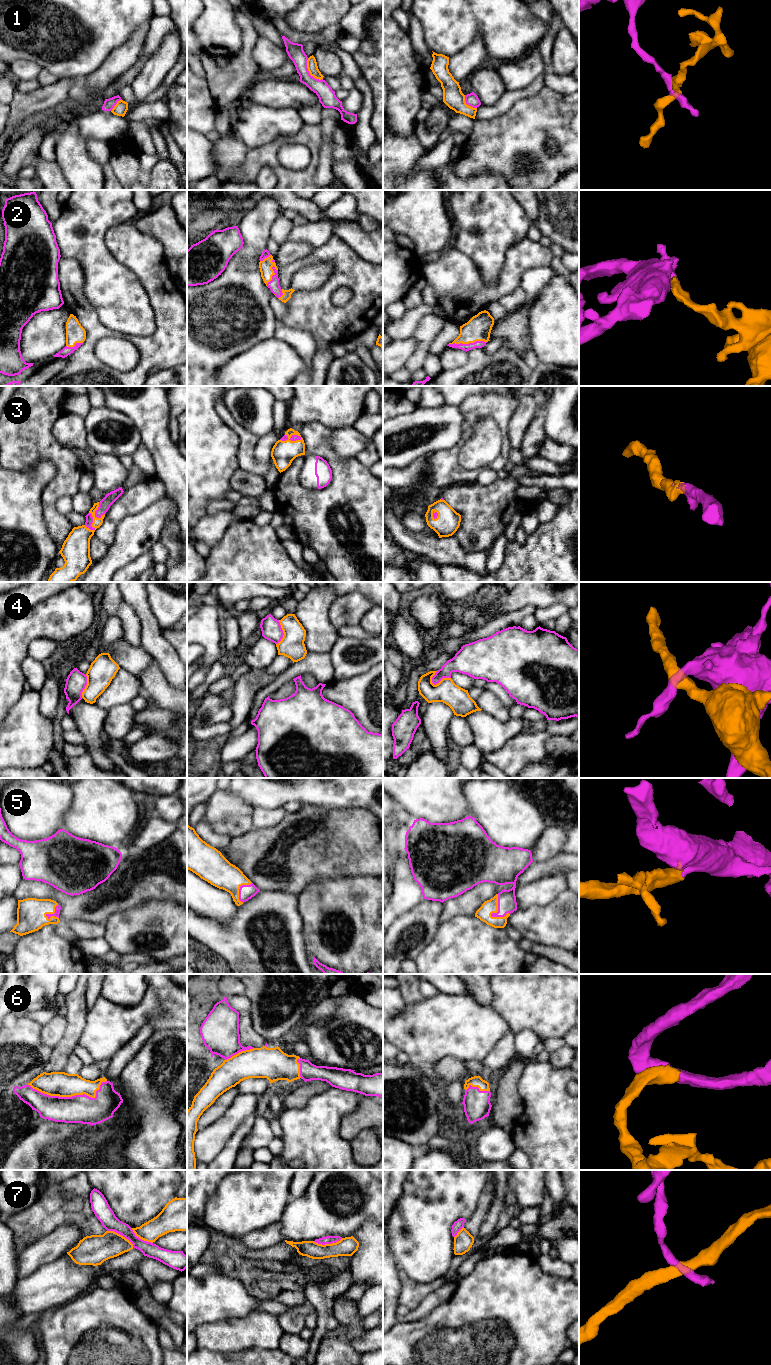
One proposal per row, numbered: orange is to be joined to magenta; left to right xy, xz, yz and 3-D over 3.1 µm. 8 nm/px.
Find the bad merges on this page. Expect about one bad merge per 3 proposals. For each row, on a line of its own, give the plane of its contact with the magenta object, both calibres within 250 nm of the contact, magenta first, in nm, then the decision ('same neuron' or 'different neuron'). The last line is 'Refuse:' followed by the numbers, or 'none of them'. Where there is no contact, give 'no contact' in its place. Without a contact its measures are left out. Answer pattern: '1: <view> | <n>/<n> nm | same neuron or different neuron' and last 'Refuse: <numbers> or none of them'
1: xz | 140/80 nm | different neuron
2: yz | 60/200 nm | same neuron
3: xy | 60/200 nm | same neuron
4: yz | 190/190 nm | different neuron
5: yz | 150/110 nm | same neuron
6: xy | 220/200 nm | same neuron
7: xy | 140/240 nm | different neuron
Refuse: 1, 4, 7

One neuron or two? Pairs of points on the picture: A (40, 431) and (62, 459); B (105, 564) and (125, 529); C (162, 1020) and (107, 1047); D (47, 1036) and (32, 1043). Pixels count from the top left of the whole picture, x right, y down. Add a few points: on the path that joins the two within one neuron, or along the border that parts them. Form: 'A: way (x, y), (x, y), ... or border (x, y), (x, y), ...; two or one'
A: way (41, 438), (55, 452); one
B: way (114, 555), (125, 544), (125, 538); one
C: way (148, 1018), (136, 1018), (121, 1033); one
D: border (42, 1025), (41, 1039), (52, 1047); two

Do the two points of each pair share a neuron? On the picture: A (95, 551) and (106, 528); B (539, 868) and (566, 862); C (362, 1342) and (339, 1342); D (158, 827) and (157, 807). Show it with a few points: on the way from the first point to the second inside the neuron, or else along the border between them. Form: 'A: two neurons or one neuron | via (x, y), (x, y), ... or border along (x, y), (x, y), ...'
A: two neurons | border along (93, 535), (108, 546)
B: one neuron | via (546, 868), (559, 864)
C: two neurons | border along (368, 1331), (351, 1342), (359, 1352)
D: two neurons | border along (150, 812), (165, 820), (175, 822)

